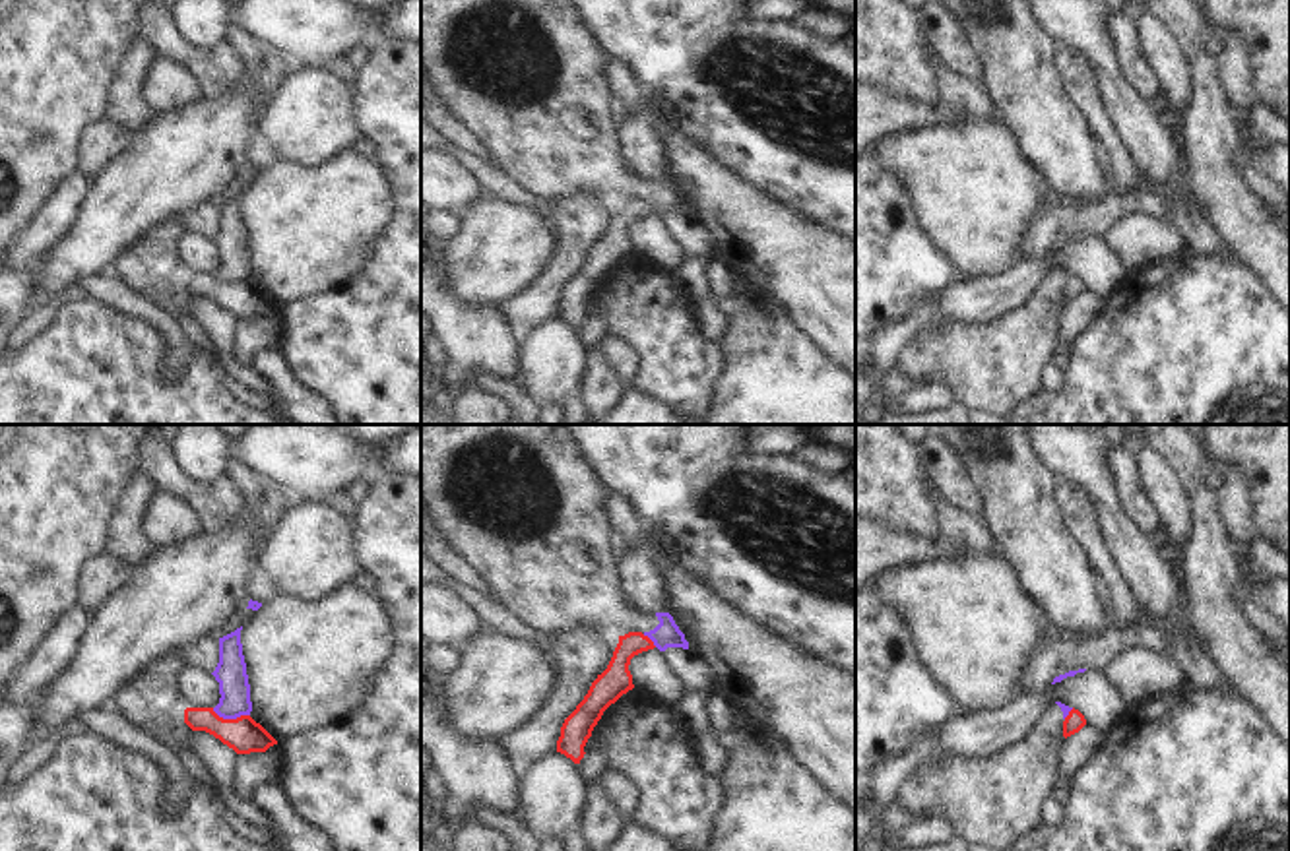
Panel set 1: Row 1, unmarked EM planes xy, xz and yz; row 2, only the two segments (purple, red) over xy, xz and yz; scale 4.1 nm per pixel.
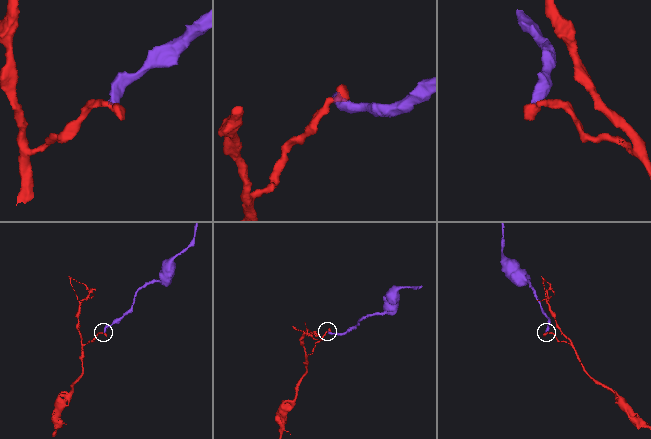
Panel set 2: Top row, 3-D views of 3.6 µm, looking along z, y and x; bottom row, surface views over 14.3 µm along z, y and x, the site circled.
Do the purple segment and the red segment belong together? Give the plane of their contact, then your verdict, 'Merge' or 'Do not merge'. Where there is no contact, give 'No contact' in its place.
Touches purple in xy. Do not merge

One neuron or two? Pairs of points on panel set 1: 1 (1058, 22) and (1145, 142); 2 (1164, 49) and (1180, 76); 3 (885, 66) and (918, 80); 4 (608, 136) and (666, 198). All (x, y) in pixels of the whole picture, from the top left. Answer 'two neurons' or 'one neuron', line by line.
1: one neuron
2: one neuron
3: one neuron
4: one neuron

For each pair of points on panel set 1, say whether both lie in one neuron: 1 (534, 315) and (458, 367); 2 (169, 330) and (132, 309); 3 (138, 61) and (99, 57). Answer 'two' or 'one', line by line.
1: two
2: one
3: two

